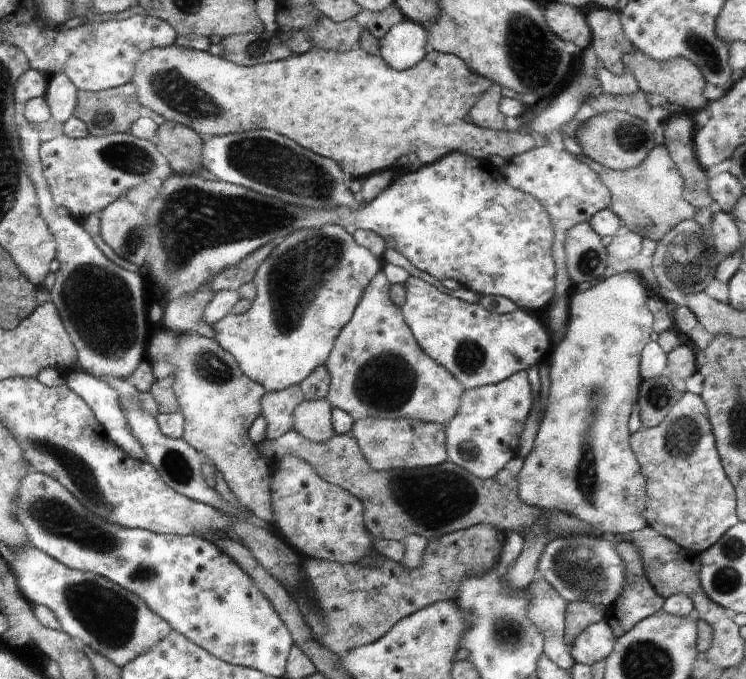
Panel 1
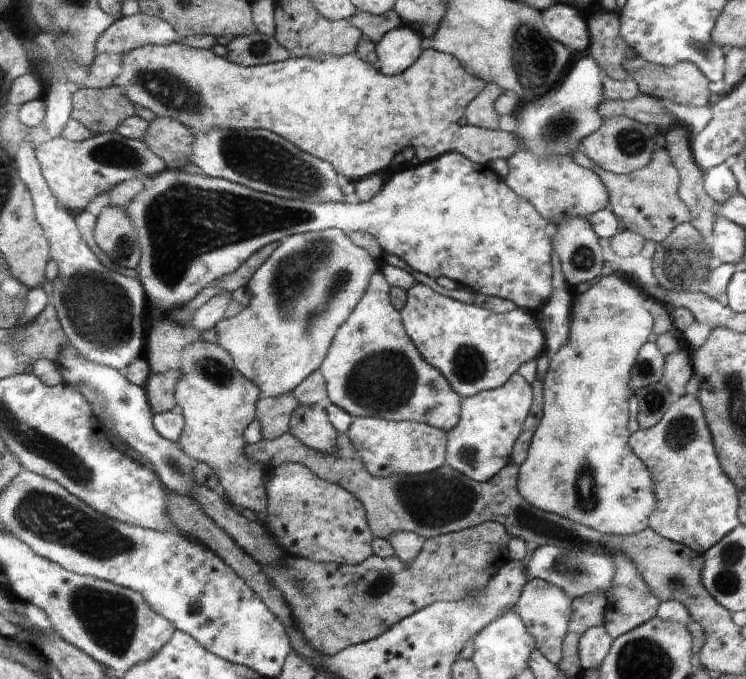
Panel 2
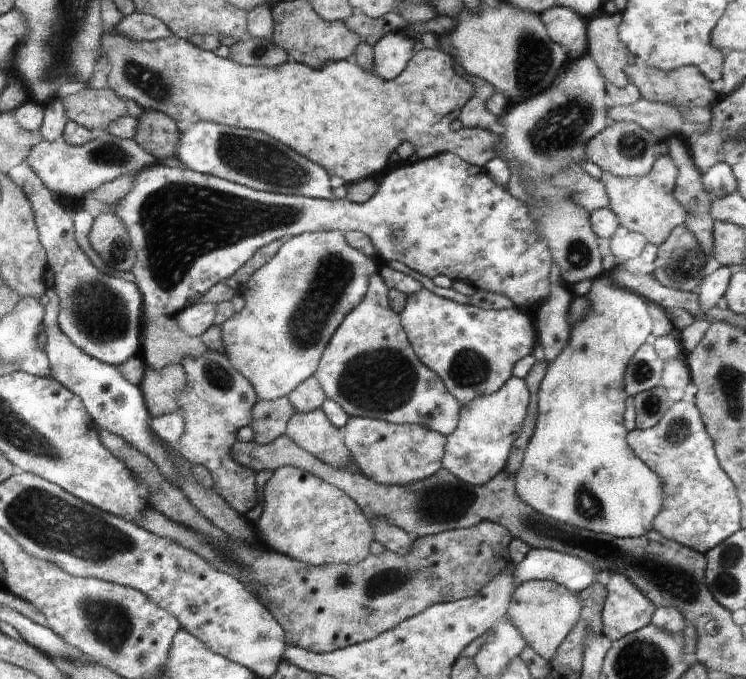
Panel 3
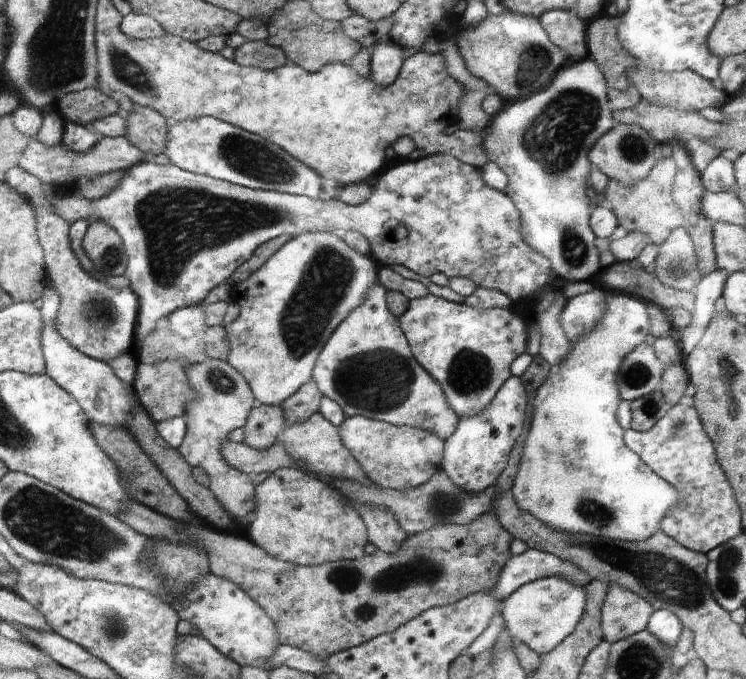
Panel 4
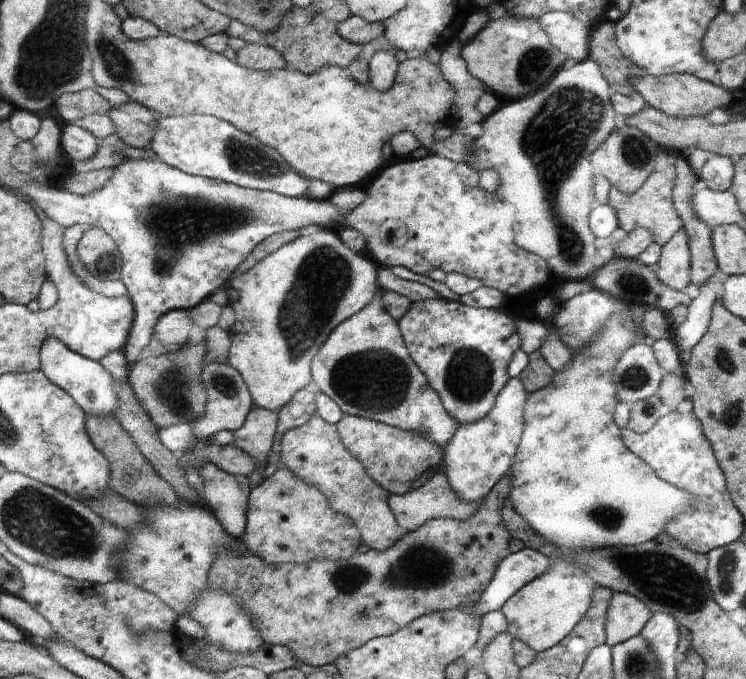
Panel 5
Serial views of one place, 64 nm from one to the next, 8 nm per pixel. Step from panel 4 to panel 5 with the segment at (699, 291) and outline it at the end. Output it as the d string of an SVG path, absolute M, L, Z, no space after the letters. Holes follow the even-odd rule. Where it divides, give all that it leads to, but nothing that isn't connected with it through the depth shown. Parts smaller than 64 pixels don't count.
M710 278L699 288L700 294L687 307L686 320L676 328L674 341L679 352L692 349L702 339L711 322L711 313L718 296L716 280Z

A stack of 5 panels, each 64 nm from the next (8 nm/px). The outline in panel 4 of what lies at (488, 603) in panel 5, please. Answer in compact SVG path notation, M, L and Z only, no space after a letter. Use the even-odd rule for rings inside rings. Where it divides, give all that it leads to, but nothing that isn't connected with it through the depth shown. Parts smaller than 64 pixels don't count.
M535 549L524 550L517 556L511 555L506 560L505 568L502 568L498 583L494 584L494 594L498 600L505 600L522 587L524 584L547 578L548 576L560 576L566 580L574 580L578 586L586 586L590 578L584 570L580 570L576 564L562 560L554 554Z

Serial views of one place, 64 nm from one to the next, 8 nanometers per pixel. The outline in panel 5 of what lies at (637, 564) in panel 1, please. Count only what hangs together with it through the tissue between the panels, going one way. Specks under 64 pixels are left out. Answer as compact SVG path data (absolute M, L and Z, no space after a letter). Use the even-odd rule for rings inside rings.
M613 592L610 598L609 612L606 616L605 644L612 648L616 644L640 635L642 628L652 618L653 613L644 602L638 600L631 593Z

